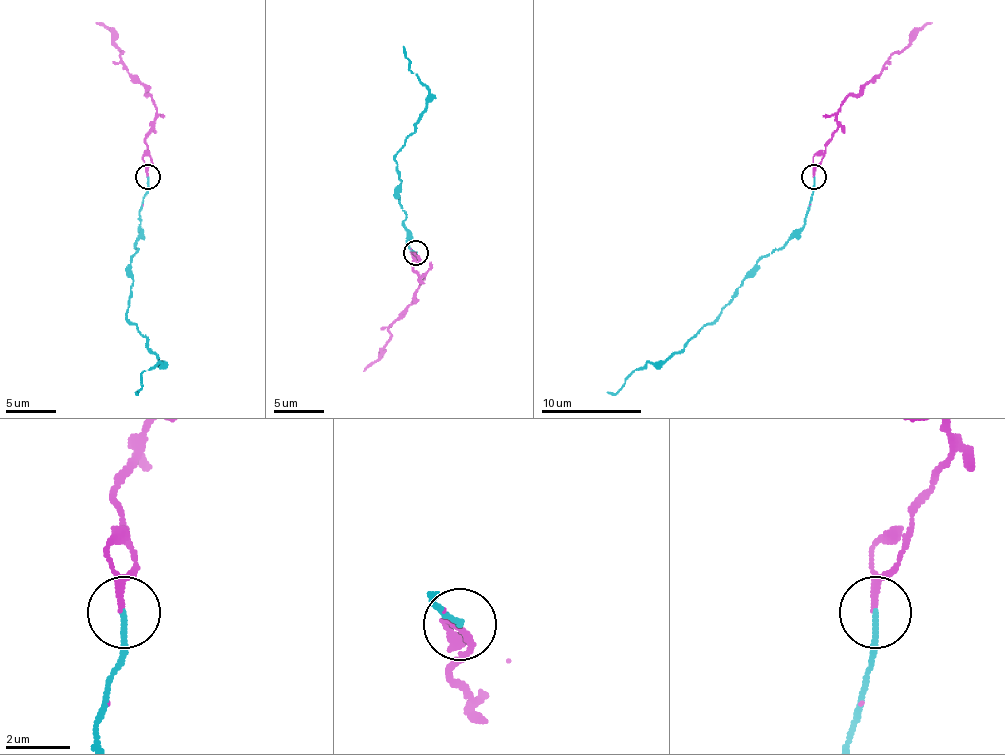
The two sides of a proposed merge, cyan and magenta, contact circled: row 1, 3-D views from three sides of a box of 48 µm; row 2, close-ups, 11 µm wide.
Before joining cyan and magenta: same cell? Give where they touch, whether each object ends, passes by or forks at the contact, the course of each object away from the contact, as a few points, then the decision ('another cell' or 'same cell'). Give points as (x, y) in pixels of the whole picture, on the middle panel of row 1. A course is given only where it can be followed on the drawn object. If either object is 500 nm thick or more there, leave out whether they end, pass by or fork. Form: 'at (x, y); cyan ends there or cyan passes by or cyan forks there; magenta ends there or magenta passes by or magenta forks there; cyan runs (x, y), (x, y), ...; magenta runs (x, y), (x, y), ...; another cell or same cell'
at (416, 253); cyan ends there; magenta passes by; cyan runs (415, 254), (408, 244), (398, 196), (395, 156), (415, 131), (428, 88), (410, 71), (403, 46); magenta runs (415, 254), (418, 261), (413, 269), (425, 279), (408, 309), (388, 329), (390, 339), (383, 354), (363, 371); same cell

